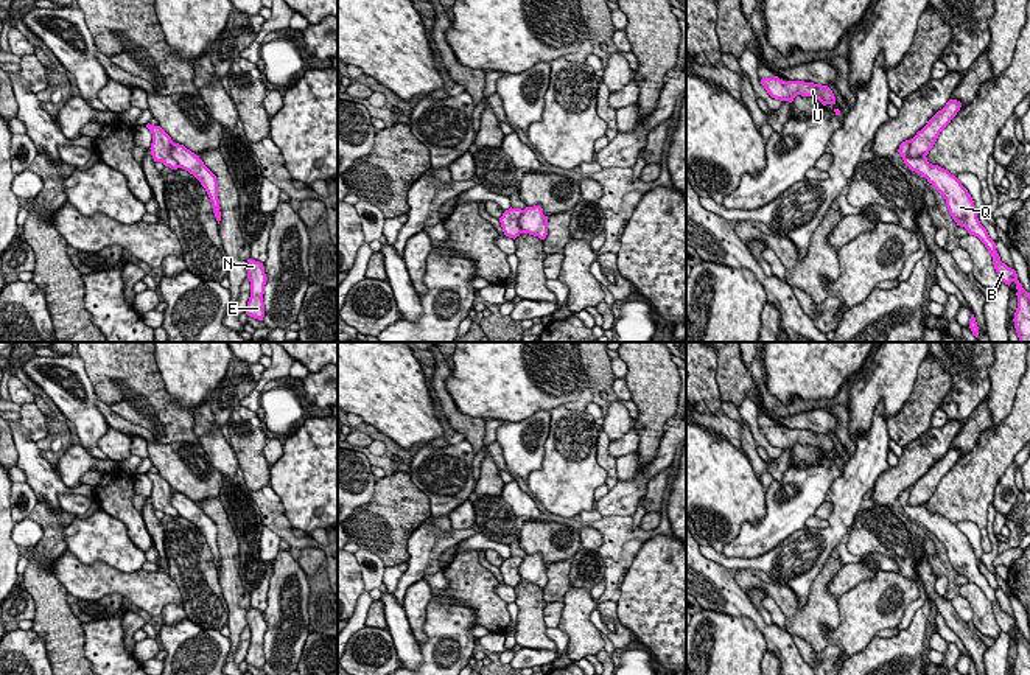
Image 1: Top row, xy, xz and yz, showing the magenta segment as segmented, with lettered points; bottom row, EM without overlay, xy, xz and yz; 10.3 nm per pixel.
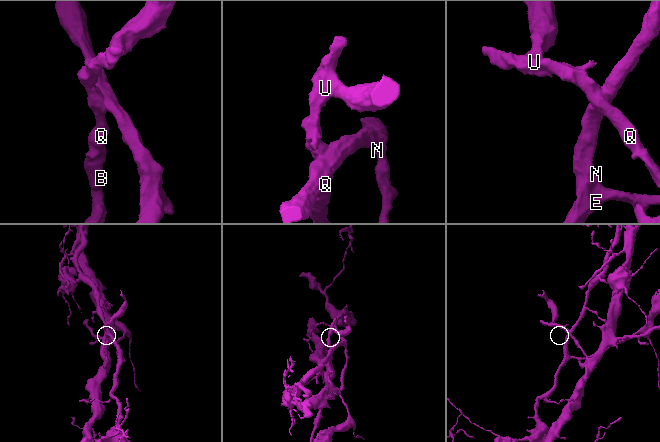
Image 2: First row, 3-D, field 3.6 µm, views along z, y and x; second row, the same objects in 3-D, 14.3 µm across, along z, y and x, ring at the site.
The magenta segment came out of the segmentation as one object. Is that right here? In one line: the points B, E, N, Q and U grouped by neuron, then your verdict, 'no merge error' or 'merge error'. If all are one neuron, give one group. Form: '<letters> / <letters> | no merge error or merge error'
B Q U / E N | merge error

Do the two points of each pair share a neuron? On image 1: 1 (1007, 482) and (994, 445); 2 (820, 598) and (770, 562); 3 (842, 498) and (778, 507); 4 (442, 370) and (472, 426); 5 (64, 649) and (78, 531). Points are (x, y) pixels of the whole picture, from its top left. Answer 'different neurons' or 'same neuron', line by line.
1: different neurons
2: different neurons
3: different neurons
4: same neuron
5: different neurons

